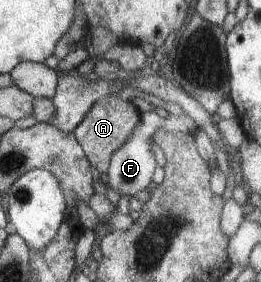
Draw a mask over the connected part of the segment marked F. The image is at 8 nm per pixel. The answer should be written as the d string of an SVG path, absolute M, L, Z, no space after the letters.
M152 111L144 112L140 115L138 126L129 134L129 137L110 155L109 165L107 168L108 187L119 196L130 196L136 194L138 190L149 189L153 183L151 178L155 169L154 155L152 150L154 147L150 145L152 135L156 129L164 129L169 131L183 131L191 135L198 128L195 120L190 116L184 115L168 115L165 119L160 118Z

